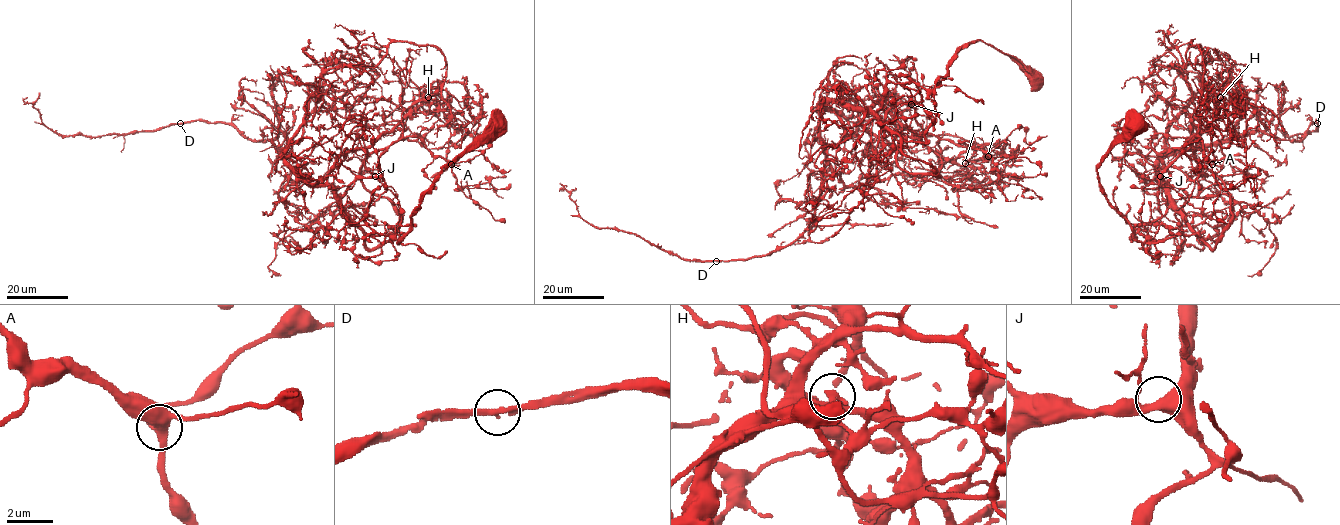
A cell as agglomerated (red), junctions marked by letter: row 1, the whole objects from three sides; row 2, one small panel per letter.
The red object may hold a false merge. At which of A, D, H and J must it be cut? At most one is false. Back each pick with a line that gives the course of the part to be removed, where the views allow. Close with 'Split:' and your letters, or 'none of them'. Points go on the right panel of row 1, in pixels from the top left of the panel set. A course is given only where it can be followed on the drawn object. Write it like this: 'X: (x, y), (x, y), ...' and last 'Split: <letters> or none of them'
H: (1220, 97), (1218, 112), (1223, 108), (1233, 113), (1236, 110), (1228, 87), (1232, 86), (1244, 106), (1243, 177)
Split: H

